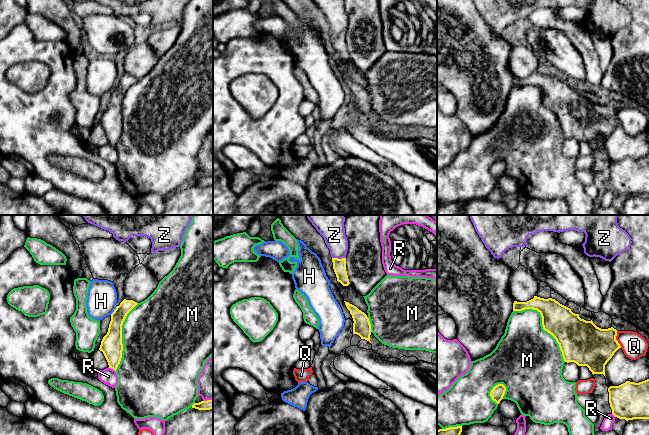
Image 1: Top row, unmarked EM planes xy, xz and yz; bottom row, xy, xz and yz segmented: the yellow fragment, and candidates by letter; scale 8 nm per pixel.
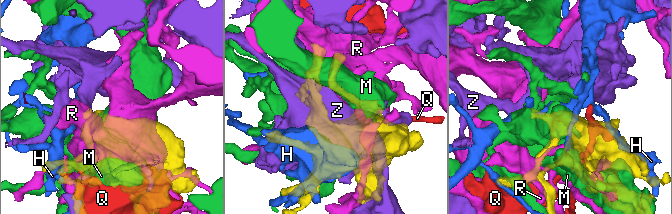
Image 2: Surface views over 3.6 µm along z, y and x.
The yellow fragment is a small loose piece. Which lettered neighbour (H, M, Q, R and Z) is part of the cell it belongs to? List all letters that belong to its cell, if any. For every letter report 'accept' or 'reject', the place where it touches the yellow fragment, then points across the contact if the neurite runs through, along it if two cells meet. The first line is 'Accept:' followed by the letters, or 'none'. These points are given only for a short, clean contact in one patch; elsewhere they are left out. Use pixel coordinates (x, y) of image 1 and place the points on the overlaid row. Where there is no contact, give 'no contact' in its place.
Accept: Z
H: reject; contact xy (114, 310)
M: reject; contact yz (542, 325)
Q: reject; contact yz (615, 339)
R: reject; contact xy (112, 368)
Z: accept; contact xz (339, 259); way xz (339, 265), (339, 259), (338, 244), (332, 229)

